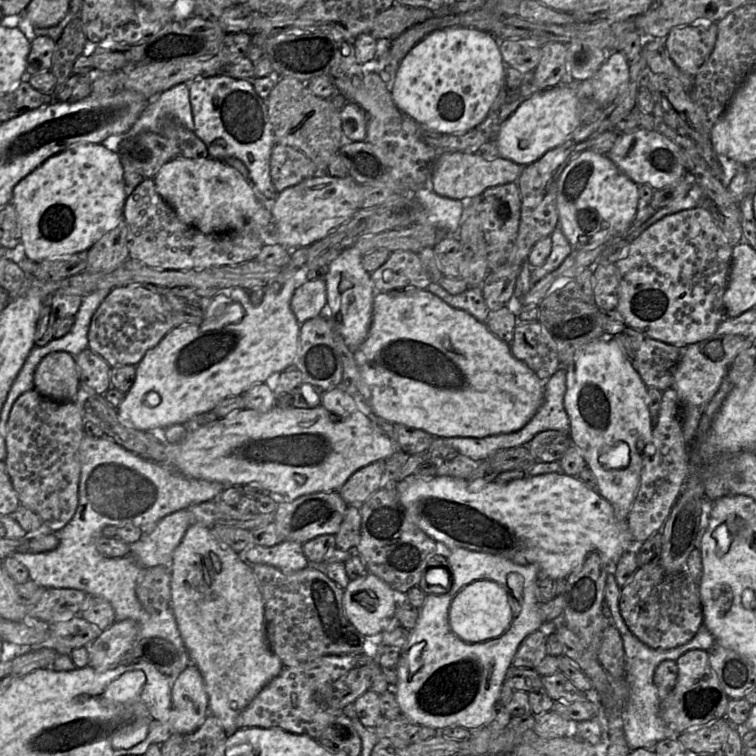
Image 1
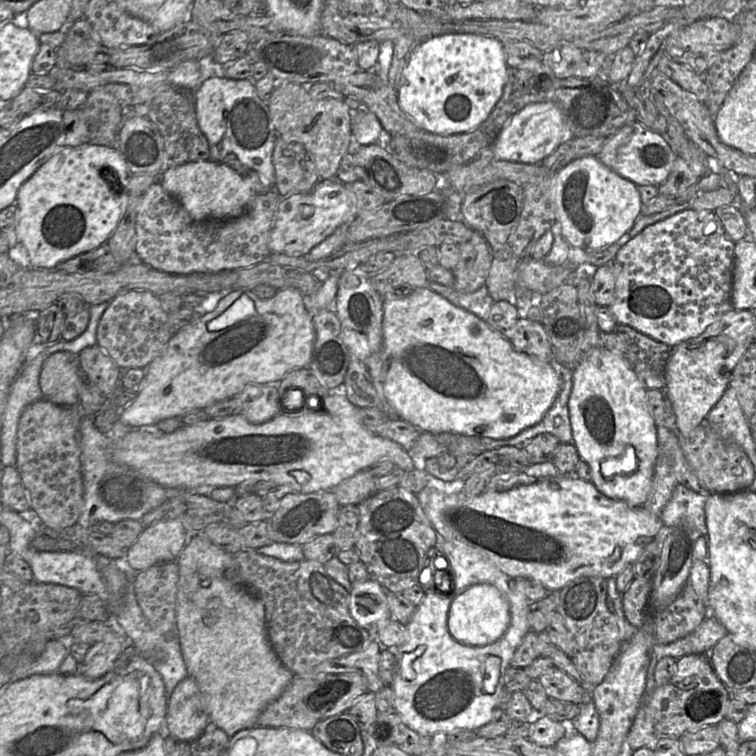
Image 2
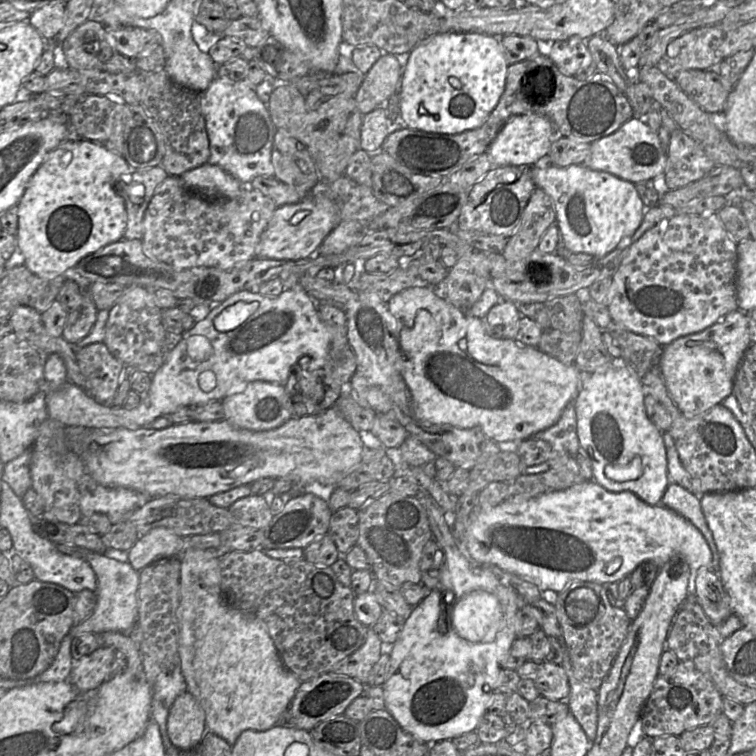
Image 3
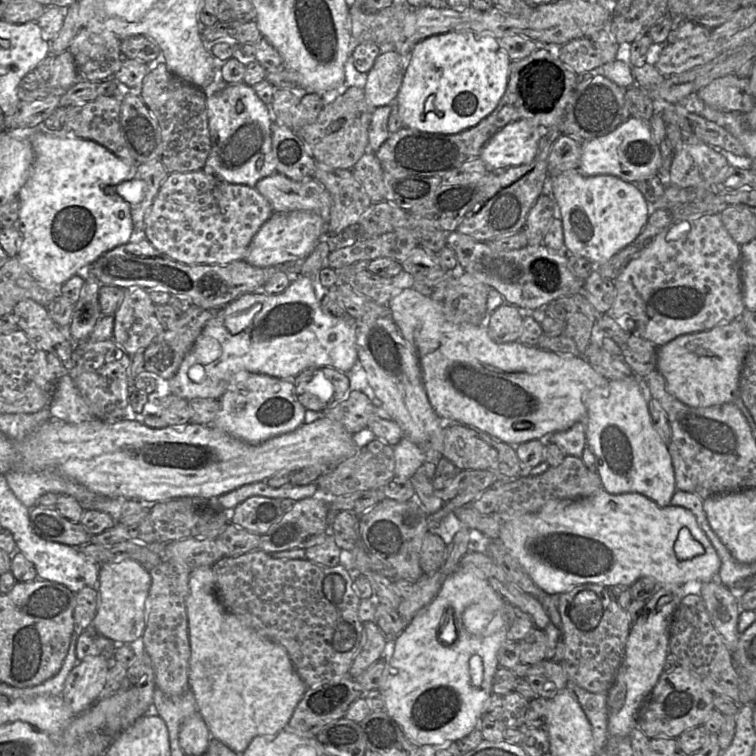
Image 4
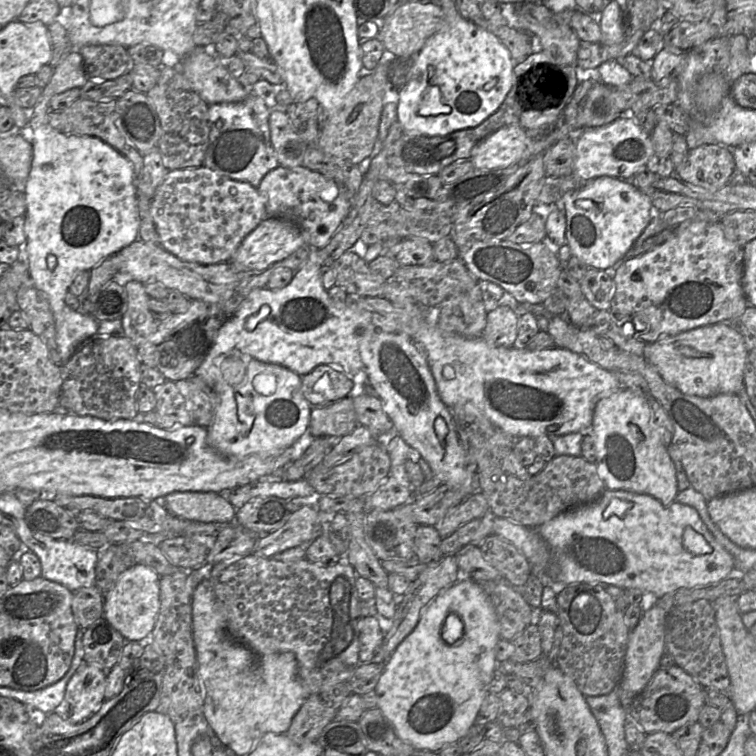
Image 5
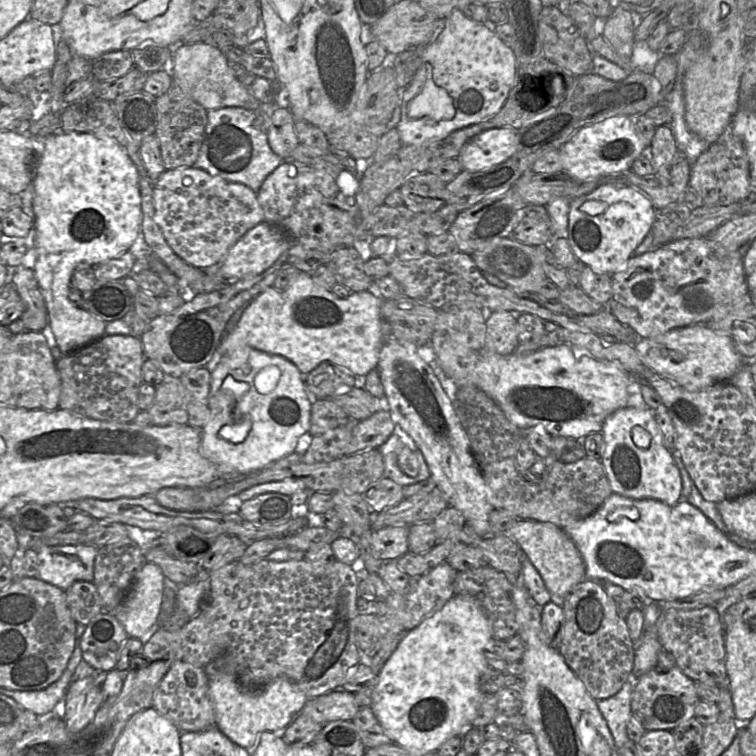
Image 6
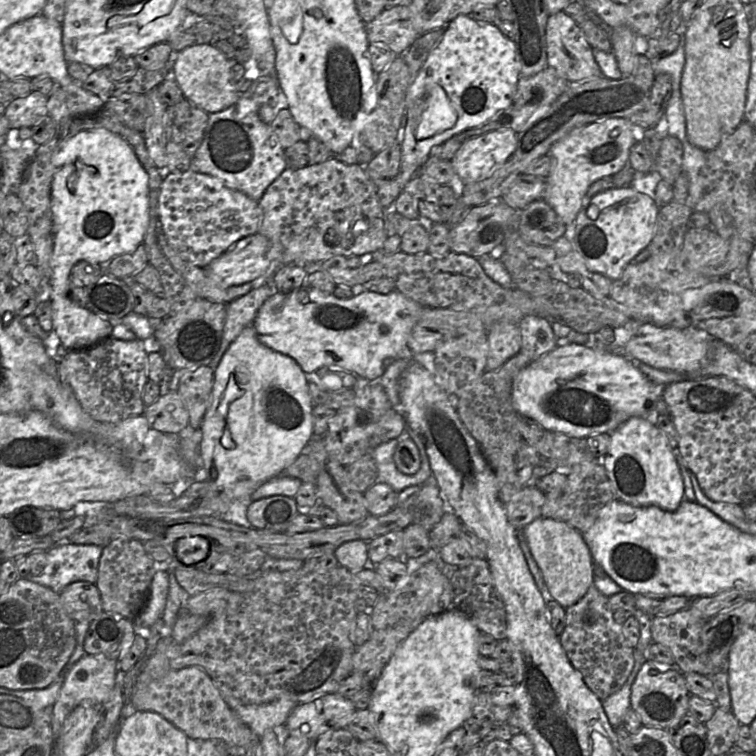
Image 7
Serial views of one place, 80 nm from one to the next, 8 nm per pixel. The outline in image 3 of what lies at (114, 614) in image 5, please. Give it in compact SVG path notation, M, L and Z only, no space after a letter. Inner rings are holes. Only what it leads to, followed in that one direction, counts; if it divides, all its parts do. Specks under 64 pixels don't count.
M55 544L64 554L87 561L93 568L98 582L96 590L97 605L94 613L85 621L73 625L68 635L78 637L84 633L102 634L103 632L127 633L135 627L138 618L137 592L139 587L139 572L128 562L121 562L103 554L87 551L77 545Z

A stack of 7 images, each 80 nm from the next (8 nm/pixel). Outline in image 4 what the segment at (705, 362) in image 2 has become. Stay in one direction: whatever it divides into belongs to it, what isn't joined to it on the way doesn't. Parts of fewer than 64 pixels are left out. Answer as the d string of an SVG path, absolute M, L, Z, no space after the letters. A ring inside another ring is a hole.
M734 320L717 325L710 330L681 335L658 347L657 369L663 375L668 390L688 406L705 408L729 403L739 396L741 369L749 348L742 323L739 320Z

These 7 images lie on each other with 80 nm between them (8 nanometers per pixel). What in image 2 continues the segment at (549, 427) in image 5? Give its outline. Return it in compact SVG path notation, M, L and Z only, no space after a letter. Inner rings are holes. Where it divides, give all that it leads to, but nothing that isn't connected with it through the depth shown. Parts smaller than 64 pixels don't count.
M420 287L411 291L396 292L393 296L383 298L382 346L378 353L365 362L376 389L381 389L398 414L399 419L409 422L417 429L432 434L458 434L470 437L493 439L511 438L522 430L542 420L552 406L561 389L559 362L542 362L525 353L514 349L511 341L495 330L476 315L455 306L430 288Z

